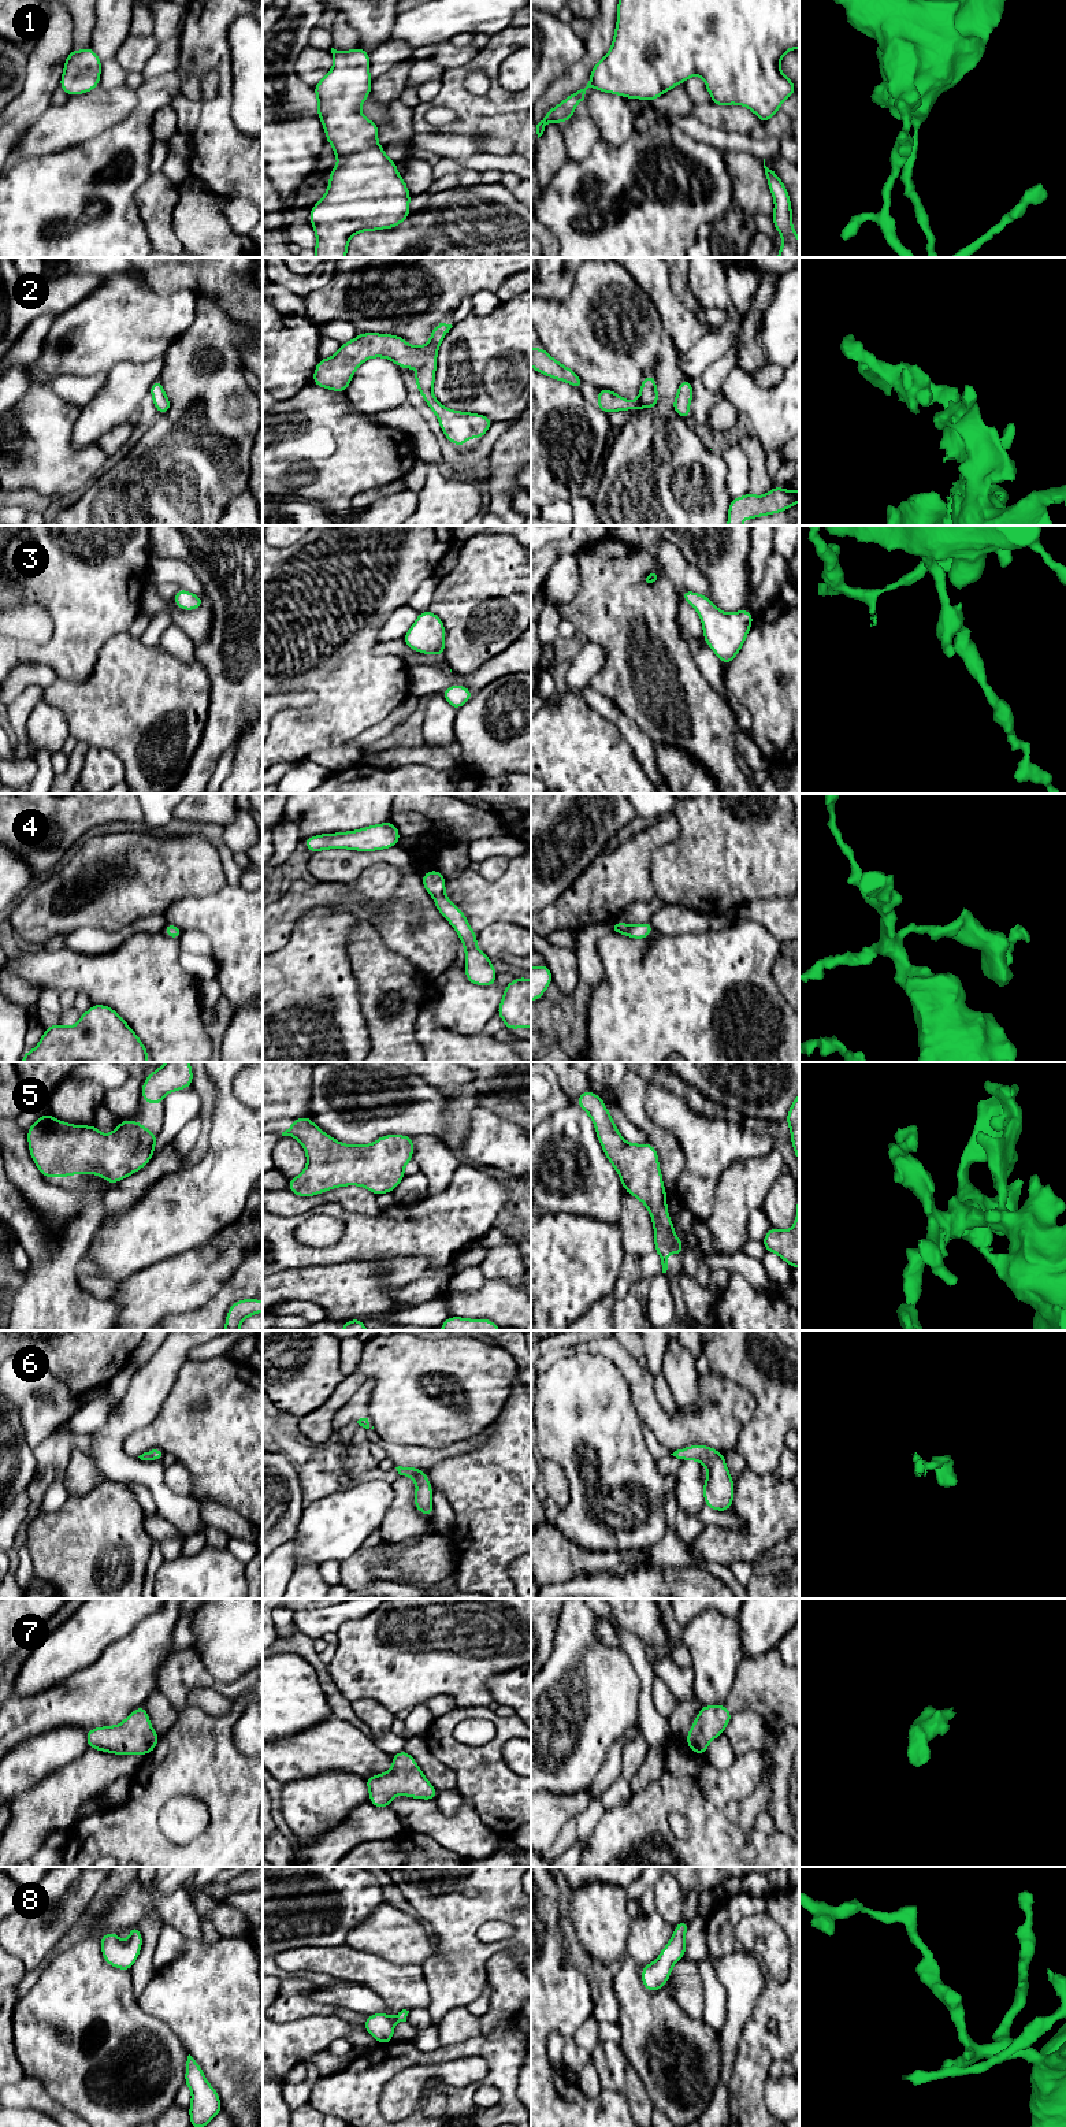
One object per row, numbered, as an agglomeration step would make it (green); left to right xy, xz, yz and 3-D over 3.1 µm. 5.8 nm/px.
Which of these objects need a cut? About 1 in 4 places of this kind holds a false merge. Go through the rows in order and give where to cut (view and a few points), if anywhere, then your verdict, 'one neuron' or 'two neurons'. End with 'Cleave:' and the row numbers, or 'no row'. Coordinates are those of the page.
1: cut none; one neuron
2: cut none; one neuron
3: cut none; one neuron
4: cut none; one neuron
5: cut none; one neuron
6: cut none; one neuron
7: cut none; one neuron
8: cut none; one neuron
Cleave: no row

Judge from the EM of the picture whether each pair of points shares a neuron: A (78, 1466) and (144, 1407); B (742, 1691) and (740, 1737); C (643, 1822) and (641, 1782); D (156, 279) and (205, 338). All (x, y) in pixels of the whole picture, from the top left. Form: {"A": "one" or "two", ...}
{"A": "two", "B": "two", "C": "two", "D": "two"}

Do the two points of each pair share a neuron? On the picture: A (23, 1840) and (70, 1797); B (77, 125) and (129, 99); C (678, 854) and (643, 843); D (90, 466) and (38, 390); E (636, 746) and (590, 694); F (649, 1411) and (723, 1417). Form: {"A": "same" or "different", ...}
{"A": "same", "B": "same", "C": "different", "D": "same", "E": "same", "F": "same"}

